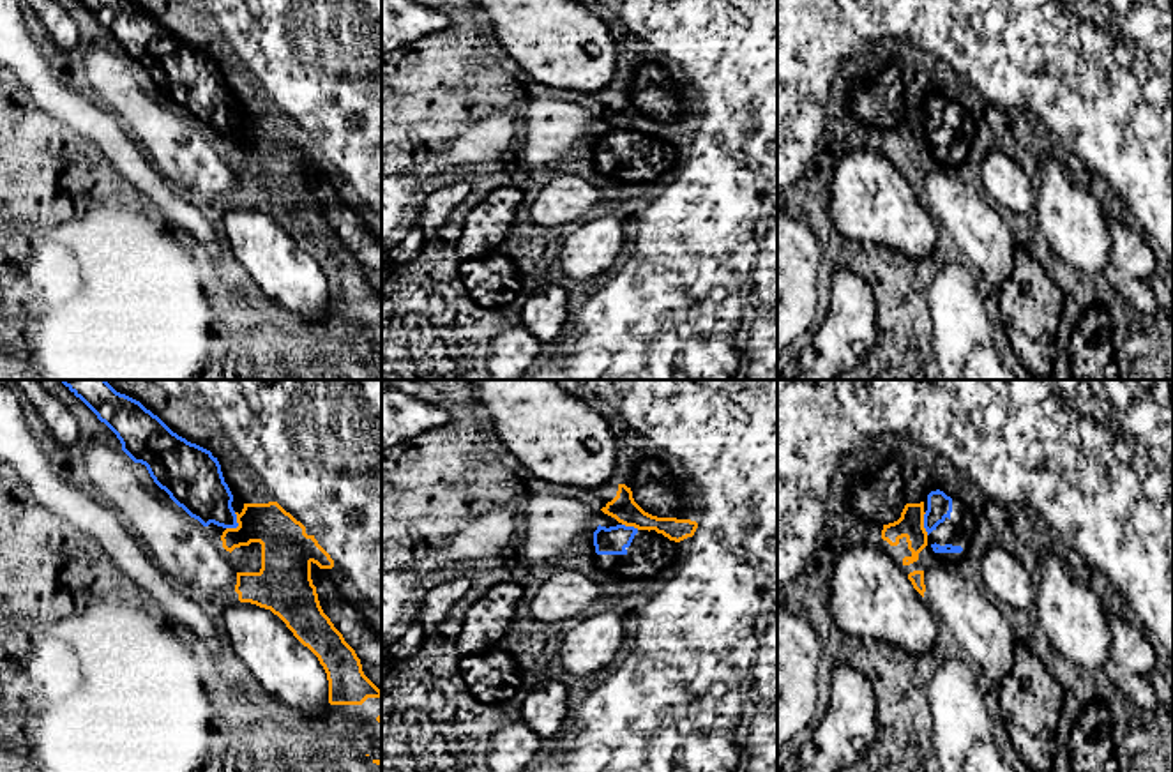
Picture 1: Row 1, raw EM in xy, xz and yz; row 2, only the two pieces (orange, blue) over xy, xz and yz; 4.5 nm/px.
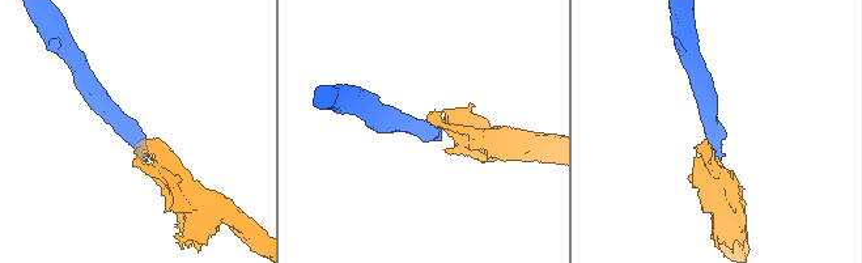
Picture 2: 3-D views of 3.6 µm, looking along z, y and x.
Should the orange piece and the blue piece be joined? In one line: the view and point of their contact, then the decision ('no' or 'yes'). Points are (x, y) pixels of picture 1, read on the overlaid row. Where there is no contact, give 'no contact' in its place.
xy (239, 525) | yes

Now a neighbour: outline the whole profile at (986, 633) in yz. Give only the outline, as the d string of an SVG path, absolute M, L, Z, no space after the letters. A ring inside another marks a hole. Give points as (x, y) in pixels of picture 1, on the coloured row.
M936 565L924 571L924 601L954 634L966 659L1000 689L1023 636L1018 618L995 602L982 585Z

